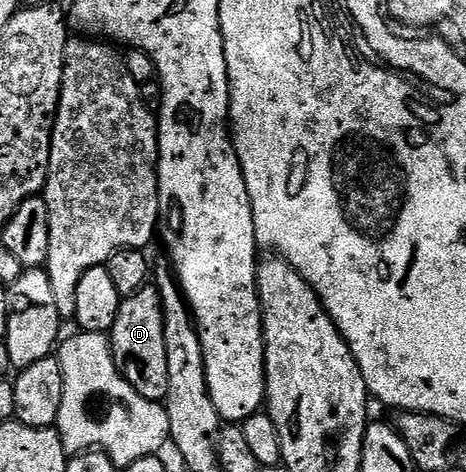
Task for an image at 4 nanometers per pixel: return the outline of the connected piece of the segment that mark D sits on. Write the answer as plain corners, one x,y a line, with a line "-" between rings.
145,286
125,297
118,317
108,335
114,359
122,376
144,398
165,401
170,395
170,371
168,370
168,312
162,309
162,296
153,286

